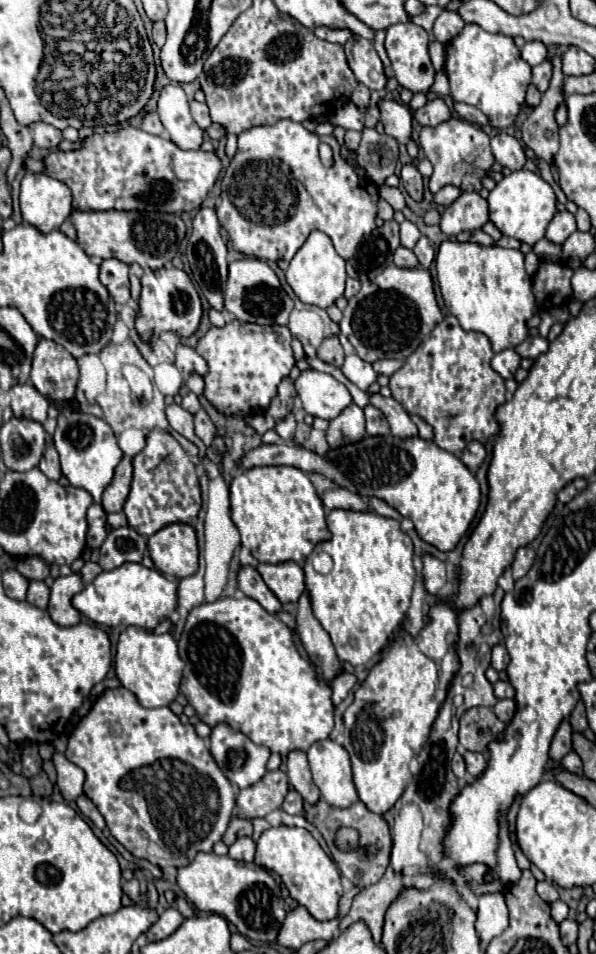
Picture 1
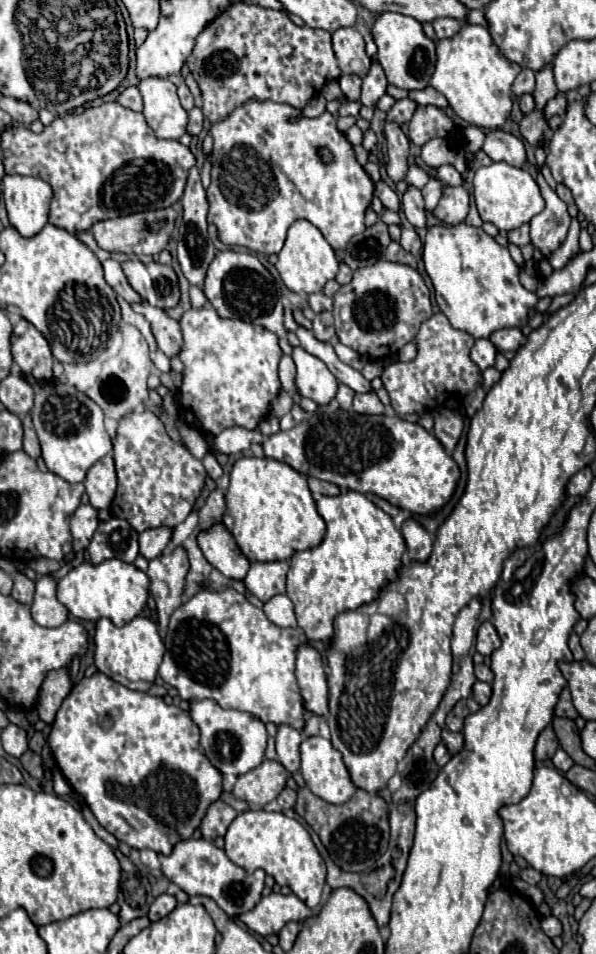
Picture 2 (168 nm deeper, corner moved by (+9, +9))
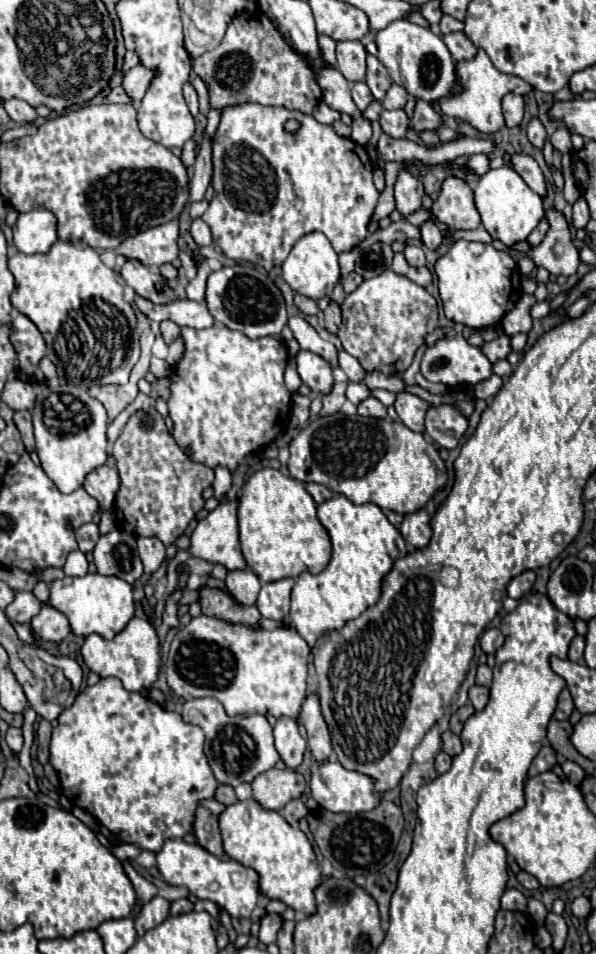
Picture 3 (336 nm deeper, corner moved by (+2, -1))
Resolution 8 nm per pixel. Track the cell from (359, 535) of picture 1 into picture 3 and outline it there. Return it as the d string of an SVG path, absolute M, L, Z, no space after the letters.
M336 496L318 506L318 520L332 540L332 560L316 576L308 572L298 576L290 606L290 622L308 646L314 646L322 632L338 630L348 620L358 618L368 606L374 606L382 592L382 578L394 560L408 554L402 534L376 504L356 506L346 496Z

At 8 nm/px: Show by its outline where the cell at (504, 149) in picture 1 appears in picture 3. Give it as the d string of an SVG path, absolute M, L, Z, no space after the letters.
M514 154L512 166L514 166L514 170L522 176L522 180L524 180L540 198L546 196L548 186L546 186L546 180L544 180L542 170L540 170L540 166L536 164L534 158L524 156L524 154Z

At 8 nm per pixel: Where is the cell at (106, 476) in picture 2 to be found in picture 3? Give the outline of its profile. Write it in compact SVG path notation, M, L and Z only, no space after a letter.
M106 464L98 466L96 470L92 470L84 480L84 490L92 498L96 498L100 502L102 510L110 510L112 508L118 486L120 486L118 472L114 468L108 468Z

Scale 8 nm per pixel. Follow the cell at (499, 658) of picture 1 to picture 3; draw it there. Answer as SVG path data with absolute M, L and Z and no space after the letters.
M488 628L480 638L480 646L486 654L494 654L502 644L504 644L504 634L500 632L500 628Z

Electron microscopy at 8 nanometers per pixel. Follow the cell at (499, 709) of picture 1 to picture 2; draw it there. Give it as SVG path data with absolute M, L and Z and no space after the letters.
M477 682L477 684L473 686L473 698L475 698L481 706L487 706L487 704L489 704L491 692L493 692L493 688L491 688L491 684L487 684L487 682Z

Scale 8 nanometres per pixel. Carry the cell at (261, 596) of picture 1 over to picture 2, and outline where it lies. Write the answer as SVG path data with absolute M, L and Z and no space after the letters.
M223 524L213 526L207 532L199 534L199 546L209 560L211 566L215 566L223 576L233 580L243 580L249 570L249 560L235 544L233 536Z

